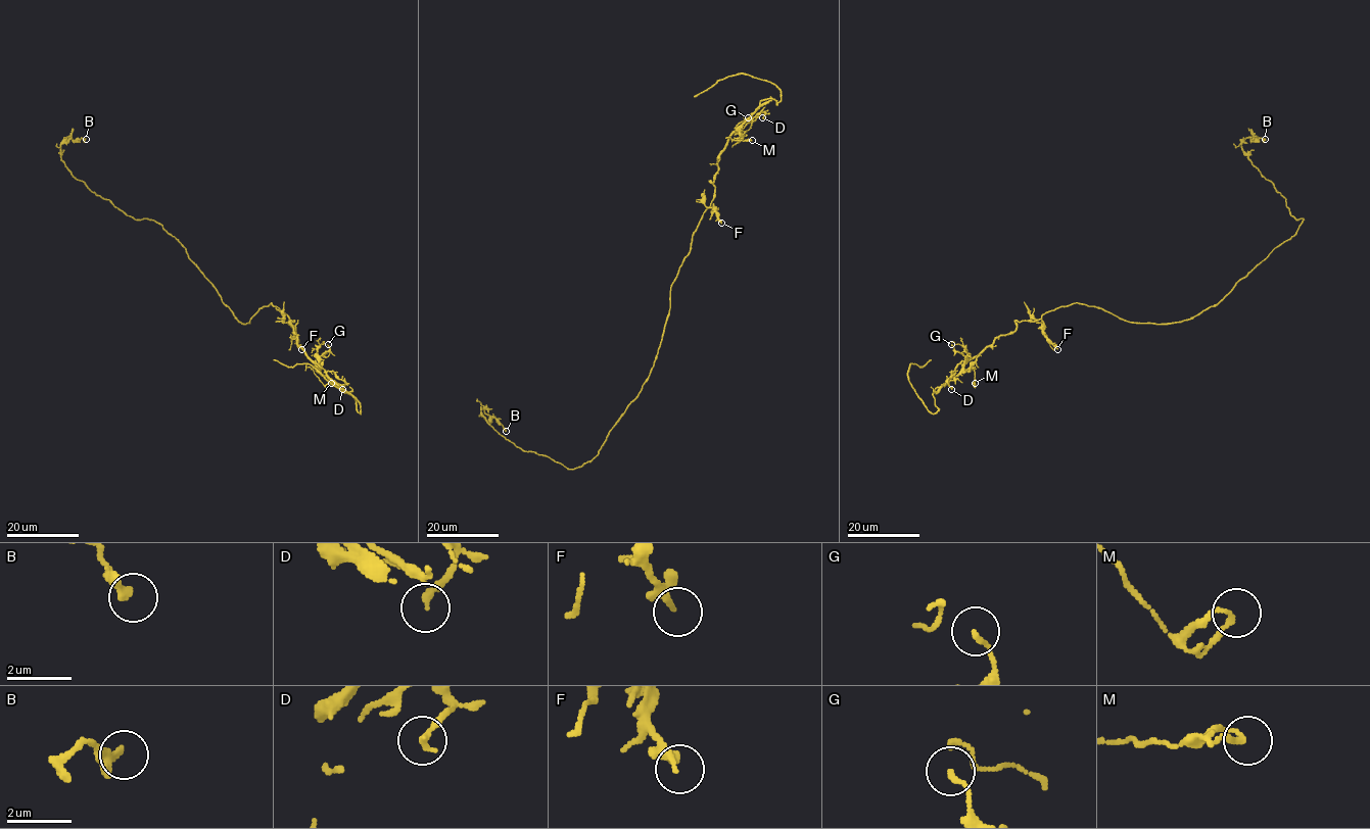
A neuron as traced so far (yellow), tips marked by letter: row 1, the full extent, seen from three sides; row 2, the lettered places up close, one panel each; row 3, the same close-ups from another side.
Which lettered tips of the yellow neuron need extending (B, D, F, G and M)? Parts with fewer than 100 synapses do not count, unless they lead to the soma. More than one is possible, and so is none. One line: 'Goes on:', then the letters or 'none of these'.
Goes on: none of these

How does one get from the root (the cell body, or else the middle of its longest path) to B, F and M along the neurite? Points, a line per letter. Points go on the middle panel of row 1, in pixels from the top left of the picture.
B: (670, 296), (648, 379), (595, 457), (568, 469), (524, 451), (487, 422), (480, 407), (506, 431)
F: (670, 296), (670, 286), (690, 250), (693, 234), (703, 212), (708, 207), (713, 208), (721, 223)
M: (670, 296), (693, 234), (713, 197), (711, 182), (719, 152), (736, 130), (740, 136), (734, 140), (752, 140)

